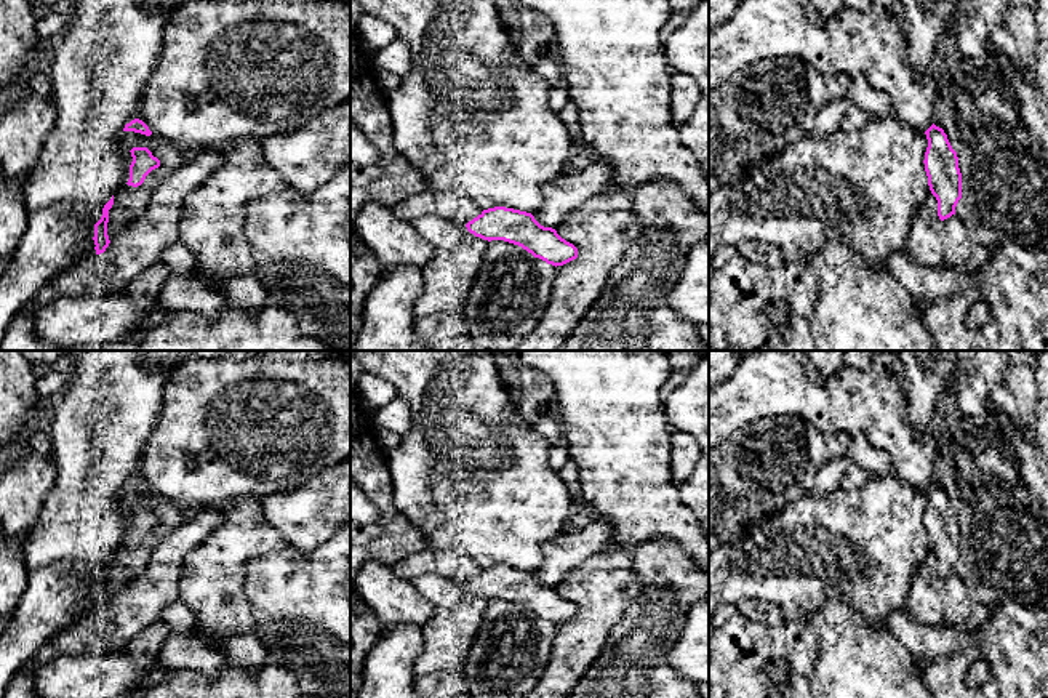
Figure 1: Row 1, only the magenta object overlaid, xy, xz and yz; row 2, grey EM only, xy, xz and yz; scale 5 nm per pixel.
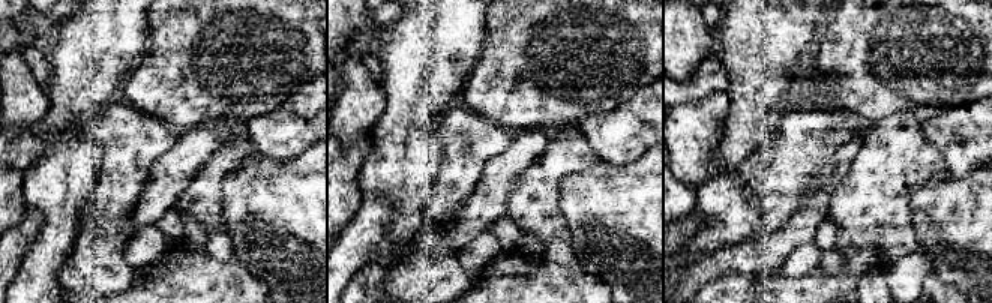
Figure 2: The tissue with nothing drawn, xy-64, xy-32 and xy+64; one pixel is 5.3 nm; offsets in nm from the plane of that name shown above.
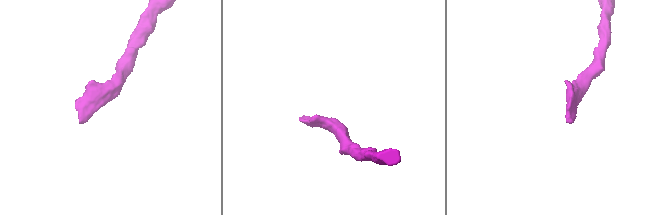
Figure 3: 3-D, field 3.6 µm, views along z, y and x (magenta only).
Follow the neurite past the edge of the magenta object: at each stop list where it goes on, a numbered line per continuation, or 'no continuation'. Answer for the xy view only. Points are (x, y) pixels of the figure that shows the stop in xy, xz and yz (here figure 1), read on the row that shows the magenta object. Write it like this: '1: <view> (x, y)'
1: xy (48, 247)

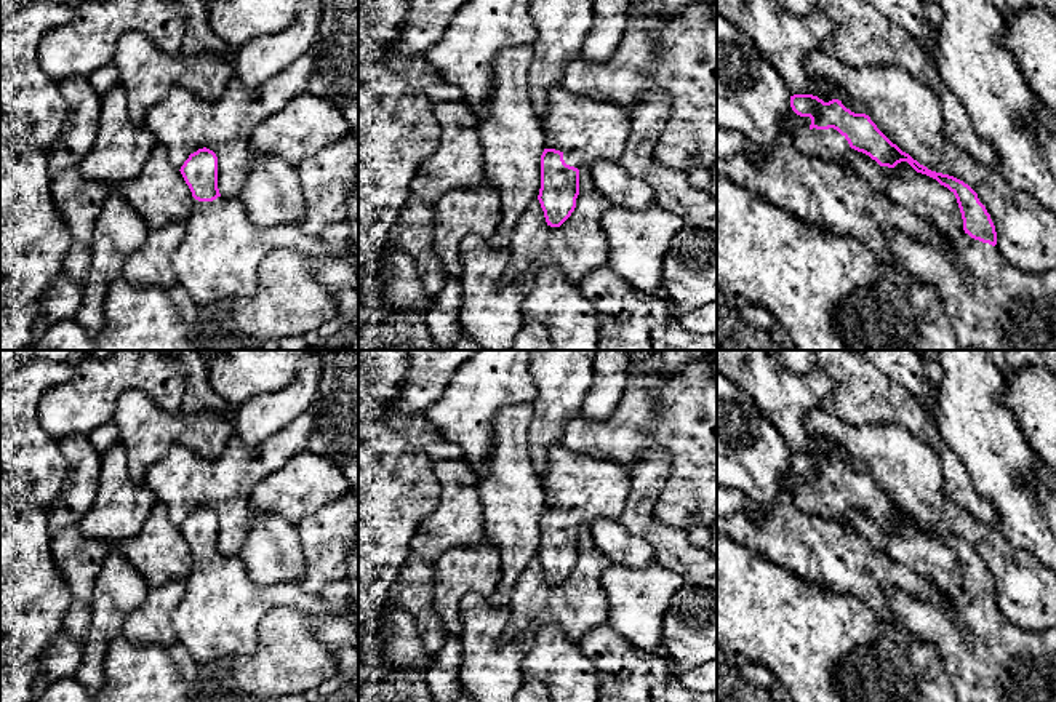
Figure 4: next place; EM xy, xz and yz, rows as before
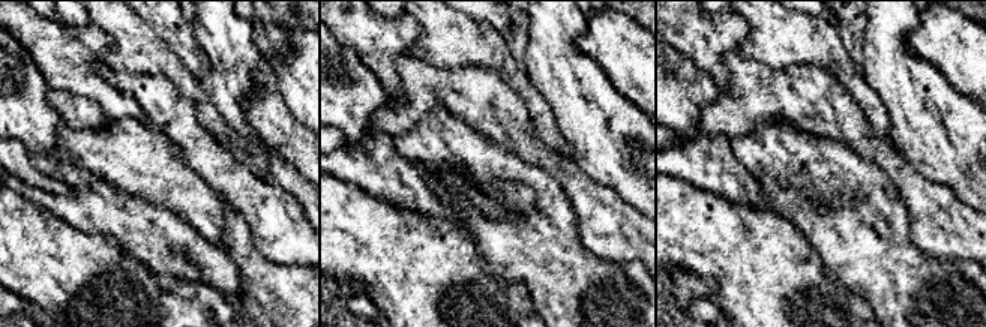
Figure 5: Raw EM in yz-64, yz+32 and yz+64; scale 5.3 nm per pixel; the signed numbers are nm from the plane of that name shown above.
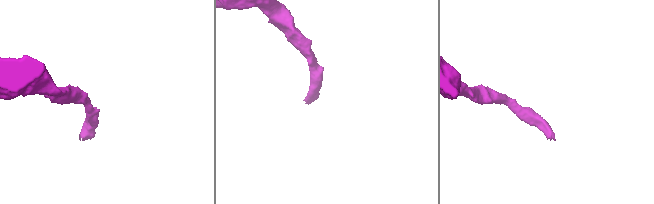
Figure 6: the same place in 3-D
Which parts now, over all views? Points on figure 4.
1: yz (828, 144)

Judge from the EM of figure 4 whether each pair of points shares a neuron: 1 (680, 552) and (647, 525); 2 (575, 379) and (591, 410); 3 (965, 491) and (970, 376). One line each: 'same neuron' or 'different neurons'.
1: same neuron
2: different neurons
3: different neurons

